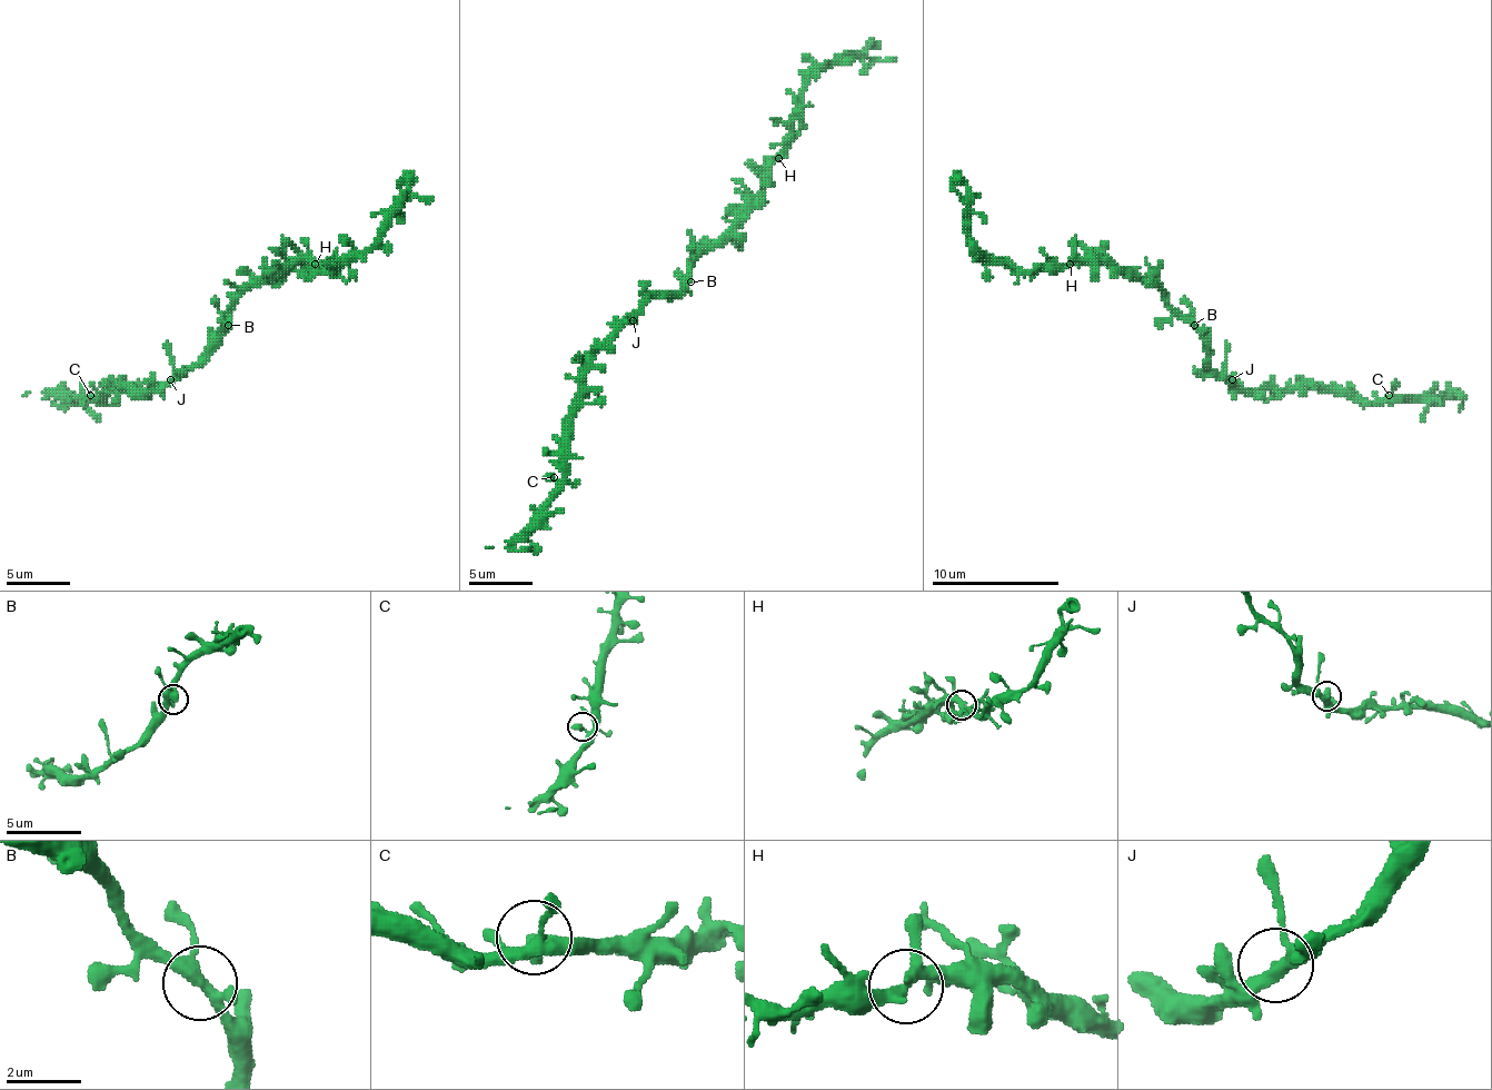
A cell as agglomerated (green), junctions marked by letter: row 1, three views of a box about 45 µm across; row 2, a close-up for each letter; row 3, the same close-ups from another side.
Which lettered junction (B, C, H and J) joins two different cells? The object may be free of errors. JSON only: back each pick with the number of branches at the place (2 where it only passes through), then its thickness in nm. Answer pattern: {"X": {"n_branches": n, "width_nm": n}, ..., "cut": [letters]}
{"cut": []}

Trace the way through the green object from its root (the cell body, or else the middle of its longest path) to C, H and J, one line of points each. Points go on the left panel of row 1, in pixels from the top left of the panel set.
C: (221, 325), (215, 344), (196, 364), (180, 369), (167, 383), (151, 389), (112, 389), (100, 402), (90, 395)
H: (221, 325), (225, 313), (260, 280), (282, 274), (295, 261), (314, 264)
J: (221, 325), (215, 344), (196, 364), (170, 379)

